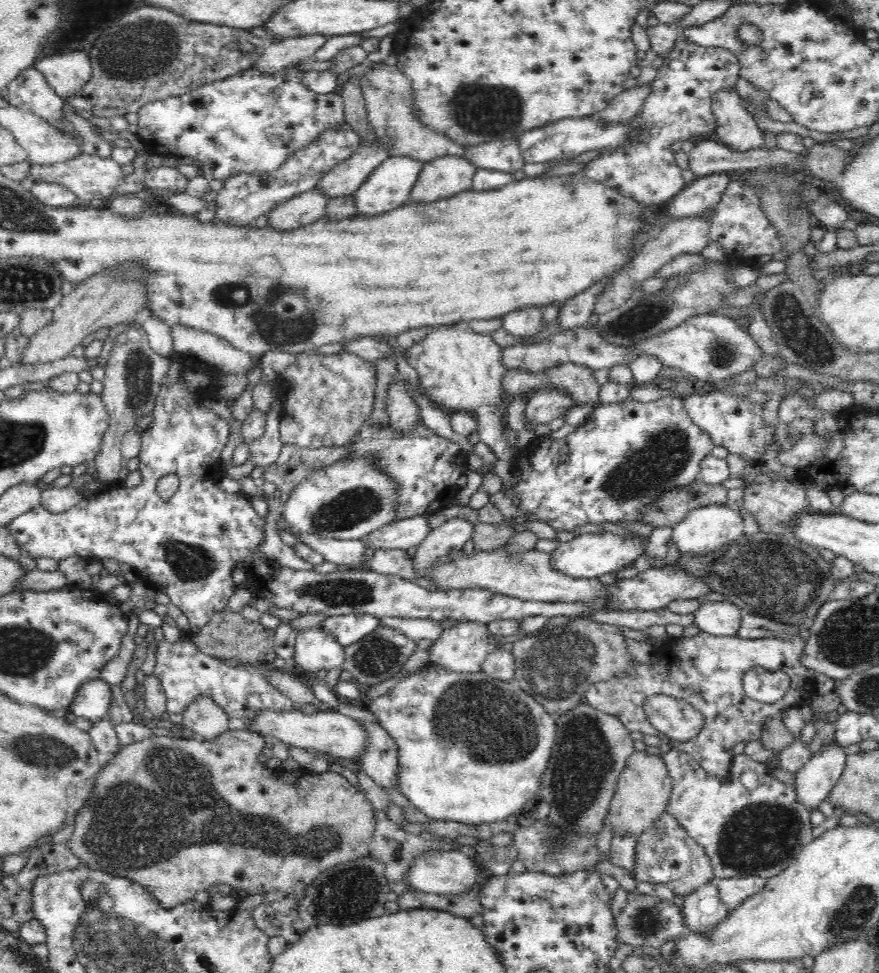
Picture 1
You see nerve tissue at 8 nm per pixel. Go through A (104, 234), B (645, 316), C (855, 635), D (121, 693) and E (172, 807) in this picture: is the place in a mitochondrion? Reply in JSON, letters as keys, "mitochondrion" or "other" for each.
{"A":"other","B":"mitochondrion","C":"mitochondrion","D":"other","E":"mitochondrion"}

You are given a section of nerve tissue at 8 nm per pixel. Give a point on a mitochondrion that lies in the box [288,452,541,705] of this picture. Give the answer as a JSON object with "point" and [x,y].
{"point":[352,507]}

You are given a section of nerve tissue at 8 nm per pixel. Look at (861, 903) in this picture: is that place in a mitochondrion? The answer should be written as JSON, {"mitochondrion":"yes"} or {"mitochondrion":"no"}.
{"mitochondrion":"yes"}

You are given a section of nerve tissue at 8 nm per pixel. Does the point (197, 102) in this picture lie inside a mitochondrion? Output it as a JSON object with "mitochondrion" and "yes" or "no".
{"mitochondrion":"no"}

